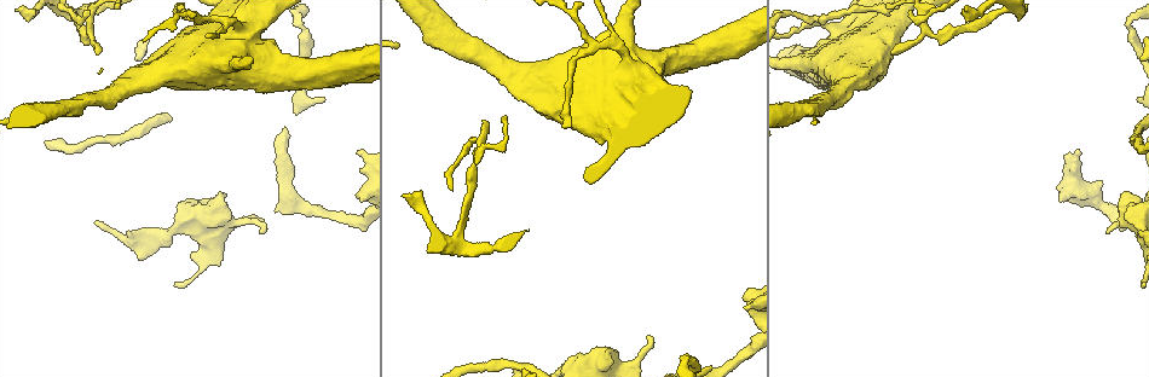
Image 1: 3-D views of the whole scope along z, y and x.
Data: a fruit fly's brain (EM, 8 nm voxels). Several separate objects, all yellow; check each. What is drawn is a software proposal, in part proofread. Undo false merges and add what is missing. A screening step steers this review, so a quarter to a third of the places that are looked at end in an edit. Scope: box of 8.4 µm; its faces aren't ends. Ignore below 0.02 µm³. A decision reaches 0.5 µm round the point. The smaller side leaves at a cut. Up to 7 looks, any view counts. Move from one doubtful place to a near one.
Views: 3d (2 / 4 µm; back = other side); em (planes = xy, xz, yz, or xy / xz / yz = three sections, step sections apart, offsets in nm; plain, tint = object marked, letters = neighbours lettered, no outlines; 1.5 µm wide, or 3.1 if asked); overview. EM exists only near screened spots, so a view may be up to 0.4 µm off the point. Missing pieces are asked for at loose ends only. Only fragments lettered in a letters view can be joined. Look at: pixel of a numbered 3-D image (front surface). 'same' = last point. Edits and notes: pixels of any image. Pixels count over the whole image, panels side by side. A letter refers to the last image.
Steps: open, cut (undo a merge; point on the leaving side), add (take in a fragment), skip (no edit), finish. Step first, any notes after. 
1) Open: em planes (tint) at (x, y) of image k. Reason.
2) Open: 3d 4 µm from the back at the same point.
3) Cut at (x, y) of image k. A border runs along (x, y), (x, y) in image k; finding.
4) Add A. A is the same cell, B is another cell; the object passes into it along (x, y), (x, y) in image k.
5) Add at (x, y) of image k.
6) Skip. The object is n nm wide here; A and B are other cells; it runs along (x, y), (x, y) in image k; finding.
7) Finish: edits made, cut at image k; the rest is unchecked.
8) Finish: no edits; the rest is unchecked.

Open: em planes (letters) at (1121, 193) of image 1. Stops while still wide.

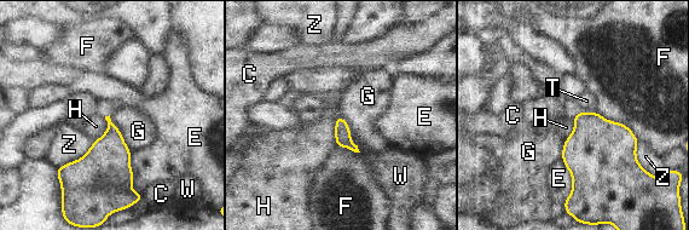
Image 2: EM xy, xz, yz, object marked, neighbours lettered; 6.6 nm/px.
Skip. The longest contact is with F, 360 nm; C, E, F, G, H, T, W and Z are other cells; no lettered fragment goes on from it.

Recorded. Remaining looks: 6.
Open: em planes (letters) at (686, 358) of image 1. Sharp bend.

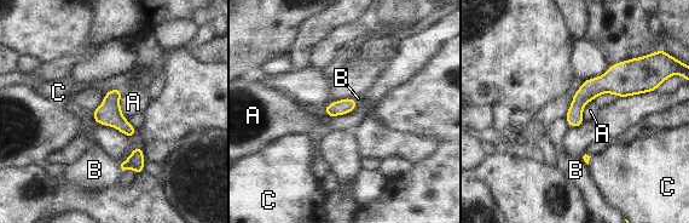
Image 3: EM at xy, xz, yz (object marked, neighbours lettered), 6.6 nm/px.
Skip. The object is 110 nm wide here; A, B and C are other cells; a border runs along (358, 103), (351, 112), (328, 118) in image 3; continuous, no second neuron.

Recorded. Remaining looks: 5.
Open: 3d 4 µm at (98, 55) of image 1. Thin end.

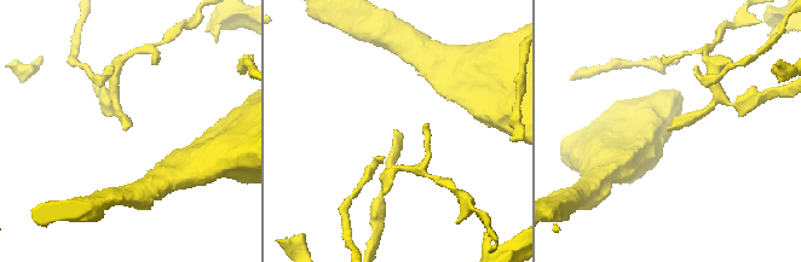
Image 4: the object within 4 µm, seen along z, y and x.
Open: em planes (letters) at (397, 129) of image 4.

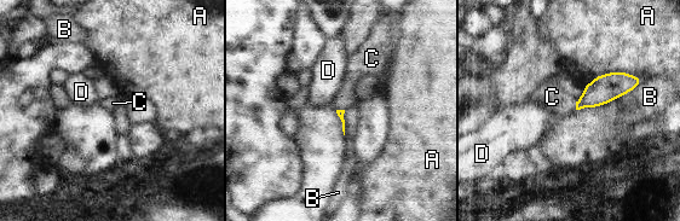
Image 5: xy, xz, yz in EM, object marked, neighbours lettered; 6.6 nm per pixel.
Add C. C is the same cell, A, B and D are other cells; the object passes into it along (605, 88), (576, 104), (552, 97) in image 5; the neuron continues.

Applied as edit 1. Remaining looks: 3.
Finish: edits made, add at image 5; the rest is unchecked.

